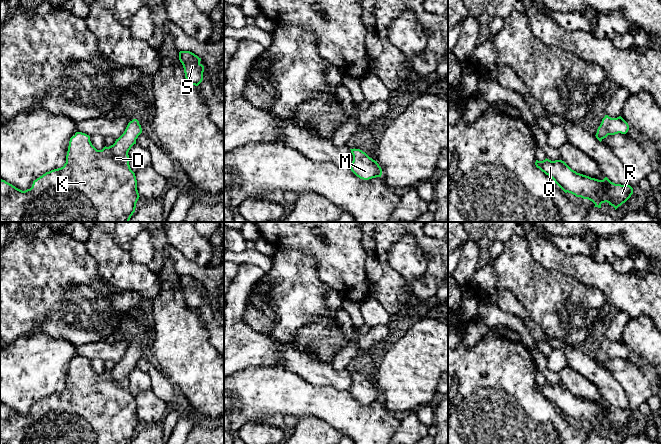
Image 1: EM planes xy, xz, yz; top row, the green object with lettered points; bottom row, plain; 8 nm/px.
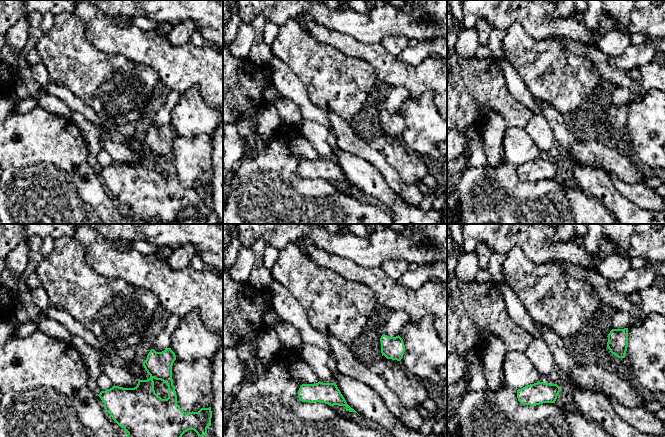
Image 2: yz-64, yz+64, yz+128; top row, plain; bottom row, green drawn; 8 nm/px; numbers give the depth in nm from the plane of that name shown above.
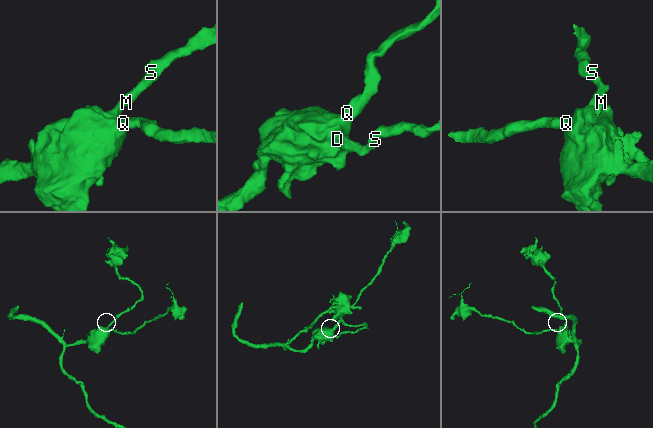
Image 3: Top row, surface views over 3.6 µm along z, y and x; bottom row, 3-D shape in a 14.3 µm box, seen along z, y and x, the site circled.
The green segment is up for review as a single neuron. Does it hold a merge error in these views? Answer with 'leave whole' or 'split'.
leave whole

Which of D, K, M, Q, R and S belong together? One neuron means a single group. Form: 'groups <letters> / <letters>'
groups D K M Q R S

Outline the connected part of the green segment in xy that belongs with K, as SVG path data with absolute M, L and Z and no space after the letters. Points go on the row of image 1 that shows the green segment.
M133 119L113 145L97 150L89 135L76 132L70 138L64 166L34 180L30 189L22 191L0 179L0 222L129 222L140 196L135 173L129 165L128 152L141 133L139 121Z

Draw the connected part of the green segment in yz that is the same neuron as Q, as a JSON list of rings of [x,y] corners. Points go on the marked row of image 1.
[[[536,160],[535,165],[565,192],[576,197],[588,199],[595,206],[601,208],[601,204],[607,202],[615,210],[625,203],[633,194],[630,185],[621,185],[611,182],[607,177],[603,180],[591,178],[572,170],[564,161]]]

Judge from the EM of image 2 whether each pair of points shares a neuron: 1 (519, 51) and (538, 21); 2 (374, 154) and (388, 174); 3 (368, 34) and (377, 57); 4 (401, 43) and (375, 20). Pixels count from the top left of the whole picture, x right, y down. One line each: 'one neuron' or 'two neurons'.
1: two neurons
2: one neuron
3: two neurons
4: two neurons

